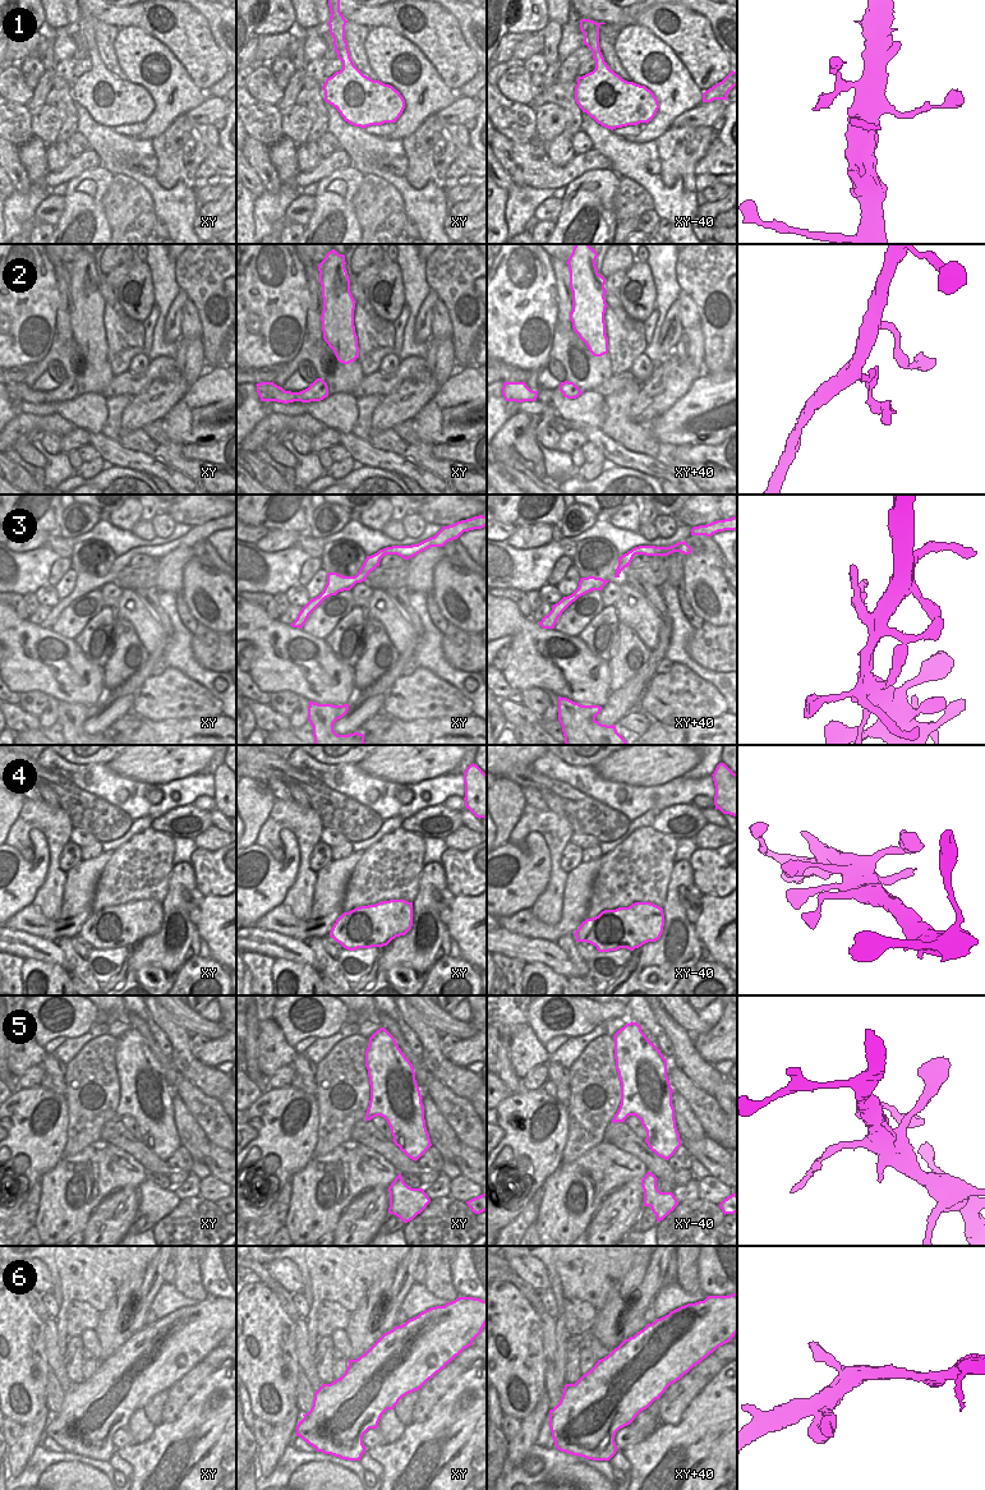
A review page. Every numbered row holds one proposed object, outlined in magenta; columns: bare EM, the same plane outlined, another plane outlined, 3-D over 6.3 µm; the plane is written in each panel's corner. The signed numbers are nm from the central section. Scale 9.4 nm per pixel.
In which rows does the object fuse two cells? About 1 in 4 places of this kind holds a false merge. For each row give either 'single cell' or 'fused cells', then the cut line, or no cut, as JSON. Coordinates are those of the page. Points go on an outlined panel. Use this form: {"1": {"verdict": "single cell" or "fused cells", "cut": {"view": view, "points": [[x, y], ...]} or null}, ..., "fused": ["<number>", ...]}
{"1": {"verdict": "single cell", "cut": null}, "2": {"verdict": "single cell", "cut": null}, "3": {"verdict": "single cell", "cut": null}, "4": {"verdict": "single cell", "cut": null}, "5": {"verdict": "single cell", "cut": null}, "6": {"verdict": "single cell", "cut": null}, "fused": []}

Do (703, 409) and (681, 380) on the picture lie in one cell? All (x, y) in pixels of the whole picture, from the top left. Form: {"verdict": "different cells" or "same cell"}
{"verdict": "different cells"}

